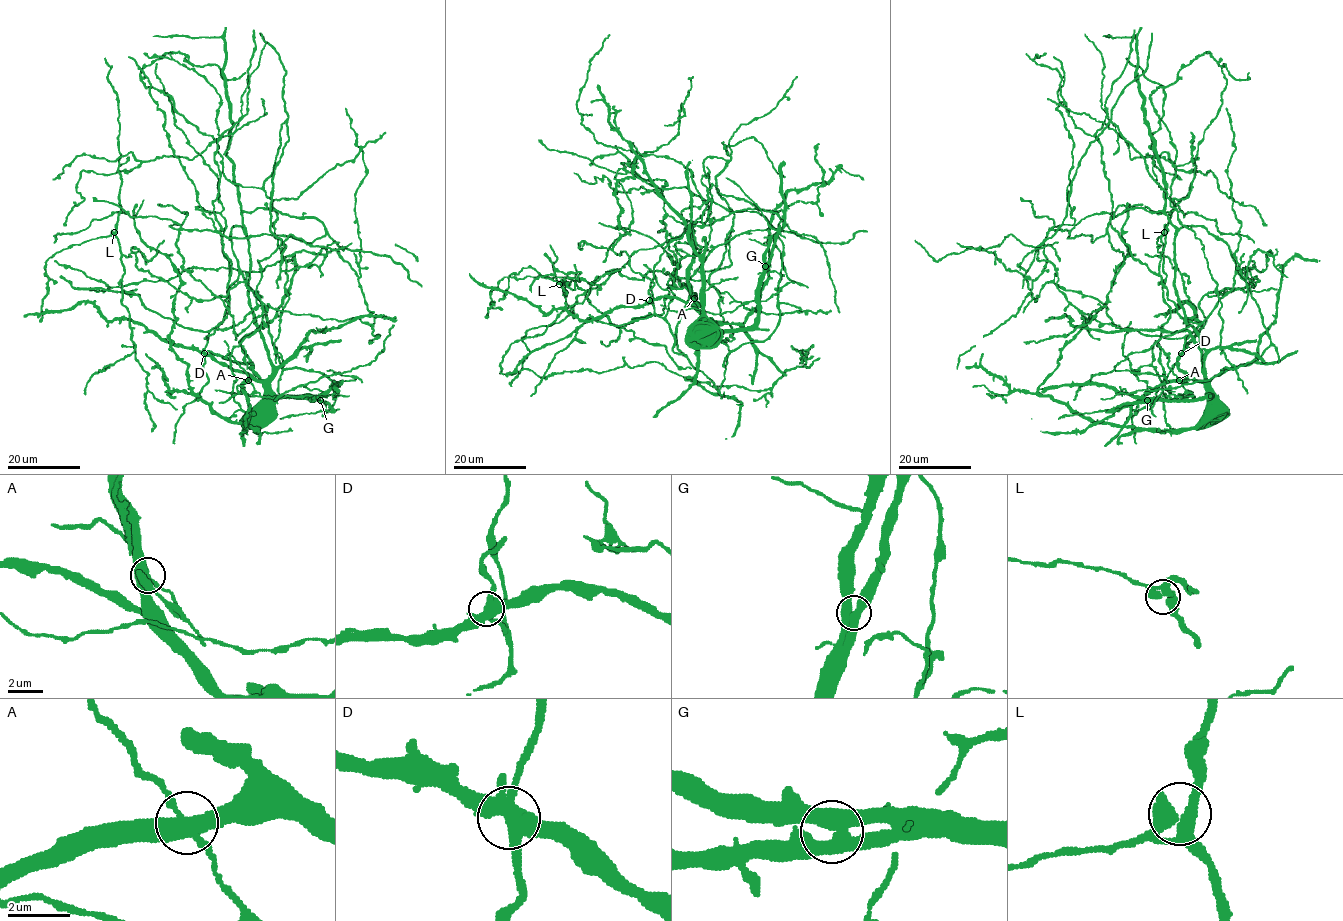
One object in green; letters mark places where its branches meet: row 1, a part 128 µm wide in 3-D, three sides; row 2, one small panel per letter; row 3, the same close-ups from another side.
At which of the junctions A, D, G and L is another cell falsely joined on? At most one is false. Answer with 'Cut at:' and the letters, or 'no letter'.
Cut at: A

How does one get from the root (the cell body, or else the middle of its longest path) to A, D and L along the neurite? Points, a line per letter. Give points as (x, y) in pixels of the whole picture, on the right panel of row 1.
A: (1269, 334), (1250, 288), (1236, 273), (1234, 287), (1186, 339), (1177, 362), (1177, 366), (1186, 375), (1178, 380)
D: (1269, 334), (1250, 288), (1236, 273), (1234, 287), (1188, 336), (1181, 354)
L: (1269, 334), (1236, 273), (1145, 407), (1164, 379), (1158, 342), (1170, 313), (1162, 289), (1164, 232)

